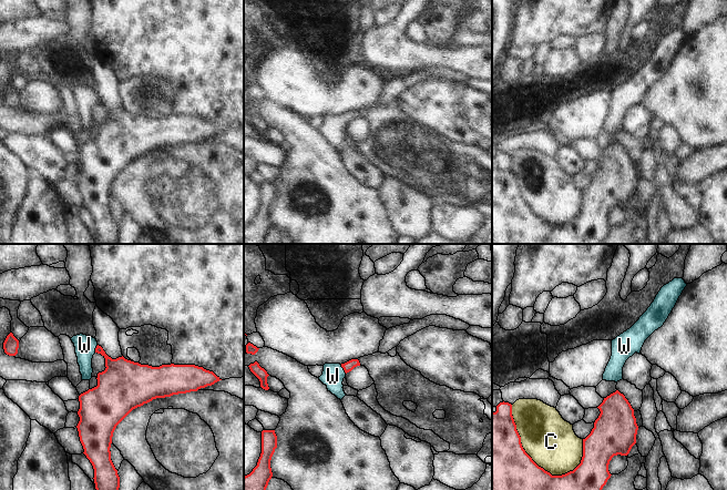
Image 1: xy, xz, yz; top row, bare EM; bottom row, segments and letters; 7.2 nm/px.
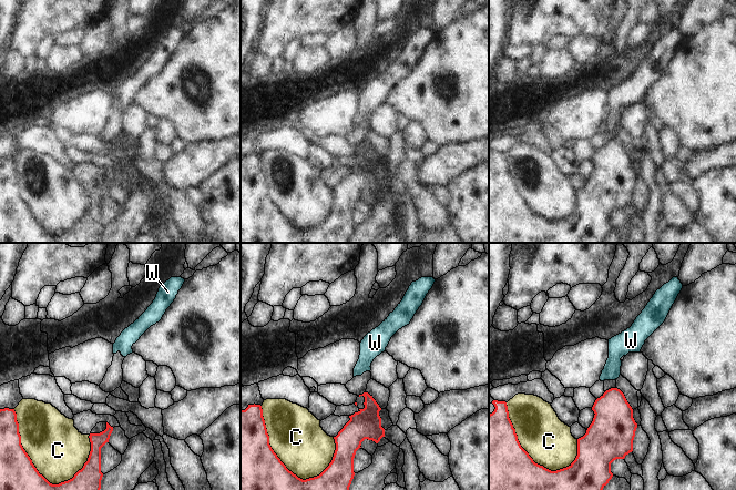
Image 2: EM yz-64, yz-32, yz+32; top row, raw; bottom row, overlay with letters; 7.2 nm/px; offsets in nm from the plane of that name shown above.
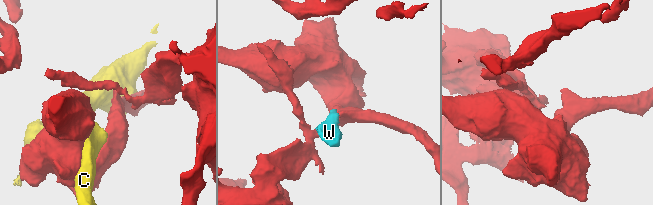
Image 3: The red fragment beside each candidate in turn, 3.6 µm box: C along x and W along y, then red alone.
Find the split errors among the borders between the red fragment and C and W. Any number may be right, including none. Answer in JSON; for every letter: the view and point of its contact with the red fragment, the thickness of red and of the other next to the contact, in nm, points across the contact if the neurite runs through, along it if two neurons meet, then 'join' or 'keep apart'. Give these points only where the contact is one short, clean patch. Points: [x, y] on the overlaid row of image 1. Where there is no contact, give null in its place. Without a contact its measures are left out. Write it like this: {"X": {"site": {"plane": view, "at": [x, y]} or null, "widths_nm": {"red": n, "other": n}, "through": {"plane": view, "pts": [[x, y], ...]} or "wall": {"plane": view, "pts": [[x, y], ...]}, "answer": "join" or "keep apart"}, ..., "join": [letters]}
{"C": {"site": {"plane": "yz", "at": [530, 457]}, "widths_nm": {"red": 440, "other": 360}, "answer": "keep apart"}, "W": {"site": {"plane": "xz", "at": [344, 369]}, "widths_nm": {"red": 70, "other": 160}, "through": {"plane": "xz", "pts": [[348, 366], [344, 369], [333, 376]]}, "answer": "join"}, "join": ["W"]}

